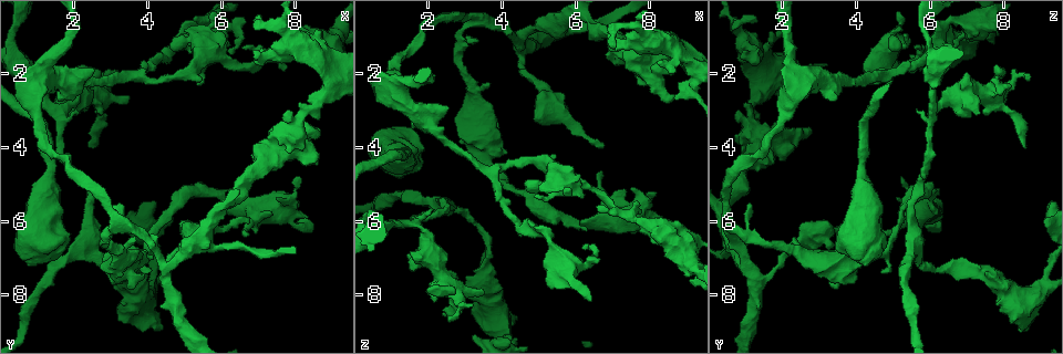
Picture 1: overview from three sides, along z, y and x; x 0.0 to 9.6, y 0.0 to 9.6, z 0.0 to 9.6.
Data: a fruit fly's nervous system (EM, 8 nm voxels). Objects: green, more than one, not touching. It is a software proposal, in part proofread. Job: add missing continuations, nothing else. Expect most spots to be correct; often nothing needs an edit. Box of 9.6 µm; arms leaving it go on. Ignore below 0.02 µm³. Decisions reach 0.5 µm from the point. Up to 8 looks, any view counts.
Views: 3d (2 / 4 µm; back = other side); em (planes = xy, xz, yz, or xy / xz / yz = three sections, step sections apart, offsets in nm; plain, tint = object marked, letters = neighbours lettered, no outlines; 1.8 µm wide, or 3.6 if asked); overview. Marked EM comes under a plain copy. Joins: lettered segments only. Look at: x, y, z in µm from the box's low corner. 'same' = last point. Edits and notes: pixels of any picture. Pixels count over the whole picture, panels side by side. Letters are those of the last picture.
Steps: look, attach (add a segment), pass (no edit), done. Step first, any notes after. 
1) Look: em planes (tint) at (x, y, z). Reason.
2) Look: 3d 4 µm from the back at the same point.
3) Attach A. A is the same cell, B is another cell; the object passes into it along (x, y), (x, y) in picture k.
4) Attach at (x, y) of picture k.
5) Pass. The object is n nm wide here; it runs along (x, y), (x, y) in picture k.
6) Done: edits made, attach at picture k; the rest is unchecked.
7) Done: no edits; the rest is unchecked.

Look: 3d 4 µm from the back at (7.30, 4.05, 1.40). Sudden change in width.

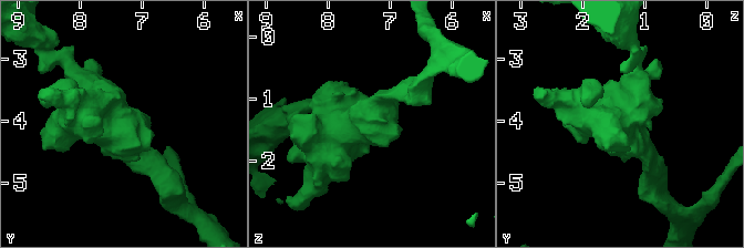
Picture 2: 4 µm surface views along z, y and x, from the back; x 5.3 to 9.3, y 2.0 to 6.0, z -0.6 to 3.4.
Look: em yz step 16 (tint) at (7.35, 4.05, 1.40). 4 arms meet here.

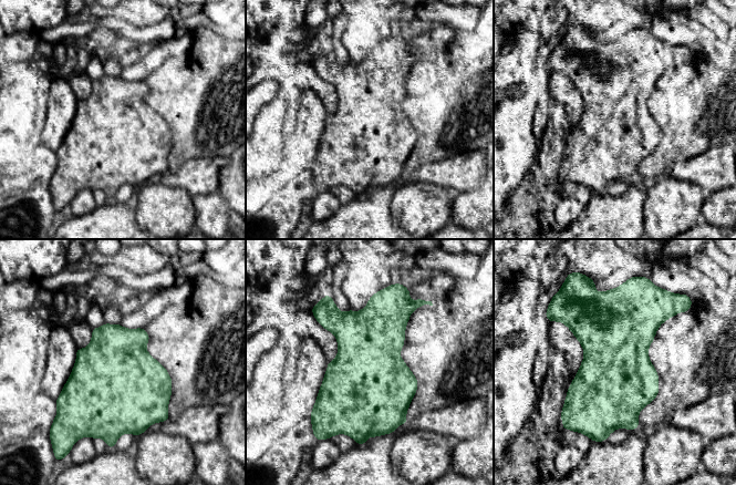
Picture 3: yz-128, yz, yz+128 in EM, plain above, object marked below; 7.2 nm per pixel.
Look: em planes (letters) at the same point. Cut it another way.

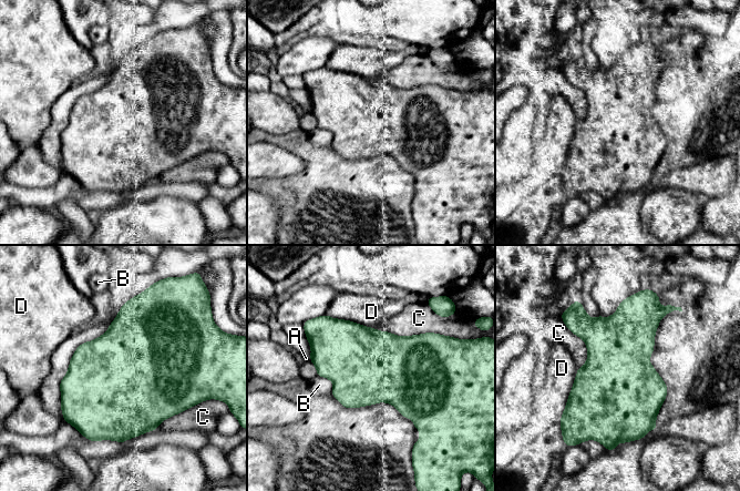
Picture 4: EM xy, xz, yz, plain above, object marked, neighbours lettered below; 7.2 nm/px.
Pass. A, B, C and D are other cells; a border runs along (331, 394), (404, 418) in picture 4; none of them fits.

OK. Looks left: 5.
Look: 3d 2 µm at (1.85, 6.55, 4.00). Thick end.

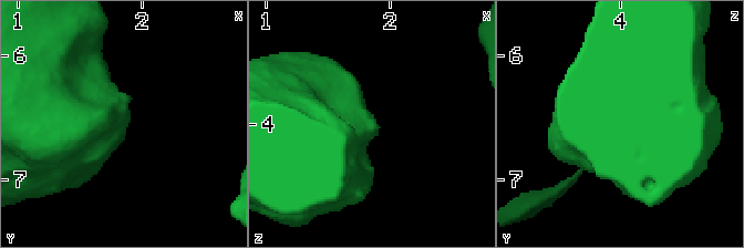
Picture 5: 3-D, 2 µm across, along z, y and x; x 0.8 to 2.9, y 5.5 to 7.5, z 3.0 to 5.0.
Look: em planes (letters) at (1.90, 6.50, 4.06).

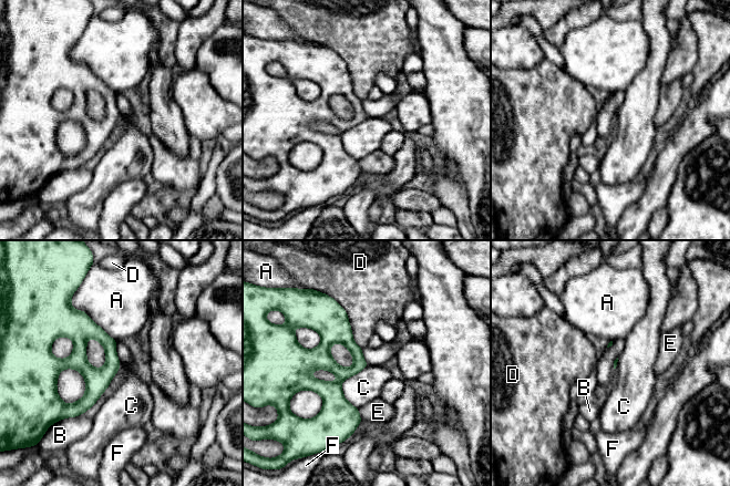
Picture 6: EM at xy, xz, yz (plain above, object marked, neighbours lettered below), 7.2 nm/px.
Pass. A, B, C, D, E and F are other cells; it runs along (300, 359), (305, 374), (351, 428) in picture 6; none of them fits.

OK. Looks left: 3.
Look: em xz step 16 (tint) at (5.35, 2.35, 4.90). An open end.

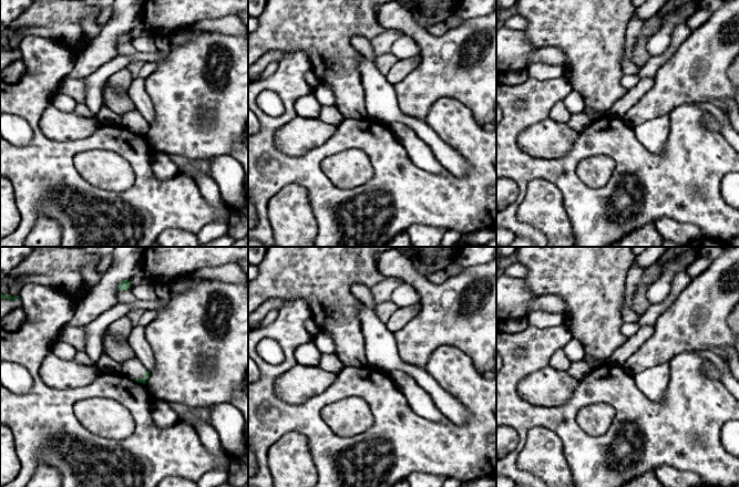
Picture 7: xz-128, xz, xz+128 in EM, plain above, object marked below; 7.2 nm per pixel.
Look: em planes (letters) at the same point.

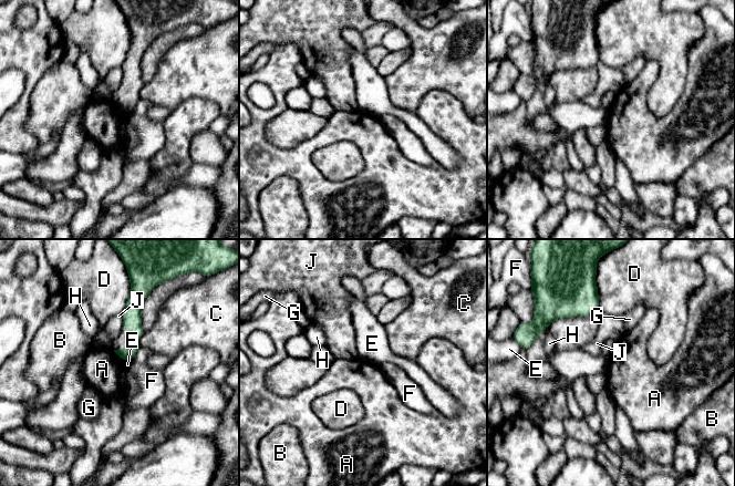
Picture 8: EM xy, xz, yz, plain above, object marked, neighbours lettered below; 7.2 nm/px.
Pass. A, B, C, D, E, F, G, H and J are other cells; a border runs along (113, 351), (124, 361) in picture 8; none of them fits.

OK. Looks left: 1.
Done: no edits; the rest is unchecked.

